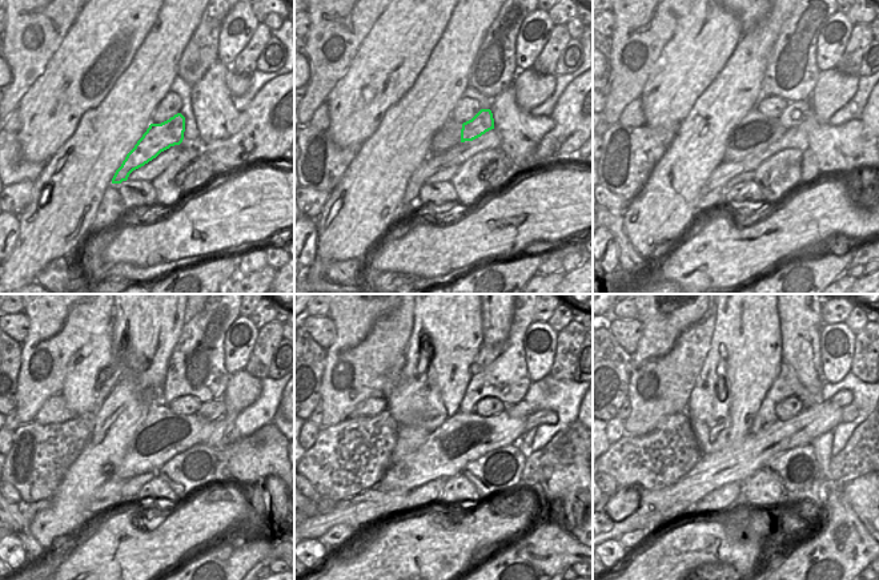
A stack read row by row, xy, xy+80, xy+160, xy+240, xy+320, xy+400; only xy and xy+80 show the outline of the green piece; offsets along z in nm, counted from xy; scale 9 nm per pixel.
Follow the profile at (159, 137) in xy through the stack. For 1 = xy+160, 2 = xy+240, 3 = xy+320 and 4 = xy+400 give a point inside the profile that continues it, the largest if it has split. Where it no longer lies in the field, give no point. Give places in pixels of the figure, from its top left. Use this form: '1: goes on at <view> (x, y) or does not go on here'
1: goes on at xy+160 (795, 113)
2: goes on at xy+240 (213, 410)
3: goes on at xy+320 (522, 409)
4: goes on at xy+400 (843, 398)

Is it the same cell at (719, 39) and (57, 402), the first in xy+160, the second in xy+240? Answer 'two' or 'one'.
two

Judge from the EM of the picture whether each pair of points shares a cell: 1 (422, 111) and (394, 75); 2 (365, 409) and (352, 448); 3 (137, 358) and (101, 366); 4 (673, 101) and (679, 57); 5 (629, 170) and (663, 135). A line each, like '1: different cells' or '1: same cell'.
1: different cells
2: different cells
3: different cells
4: same cell
5: same cell

